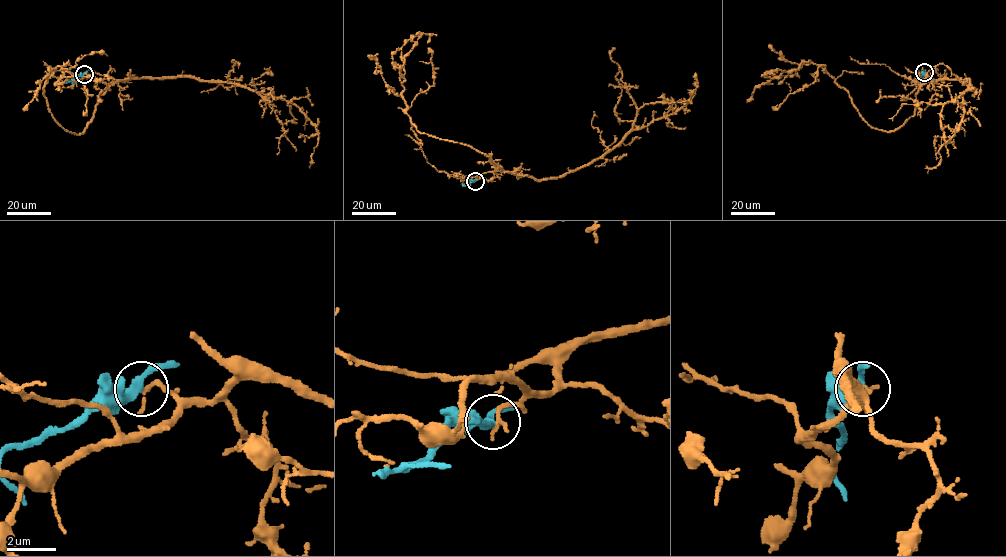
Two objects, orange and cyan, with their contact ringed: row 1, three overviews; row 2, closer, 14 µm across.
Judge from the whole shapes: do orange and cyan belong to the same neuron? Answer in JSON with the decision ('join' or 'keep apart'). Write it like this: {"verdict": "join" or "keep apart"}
{"verdict": "keep apart"}

